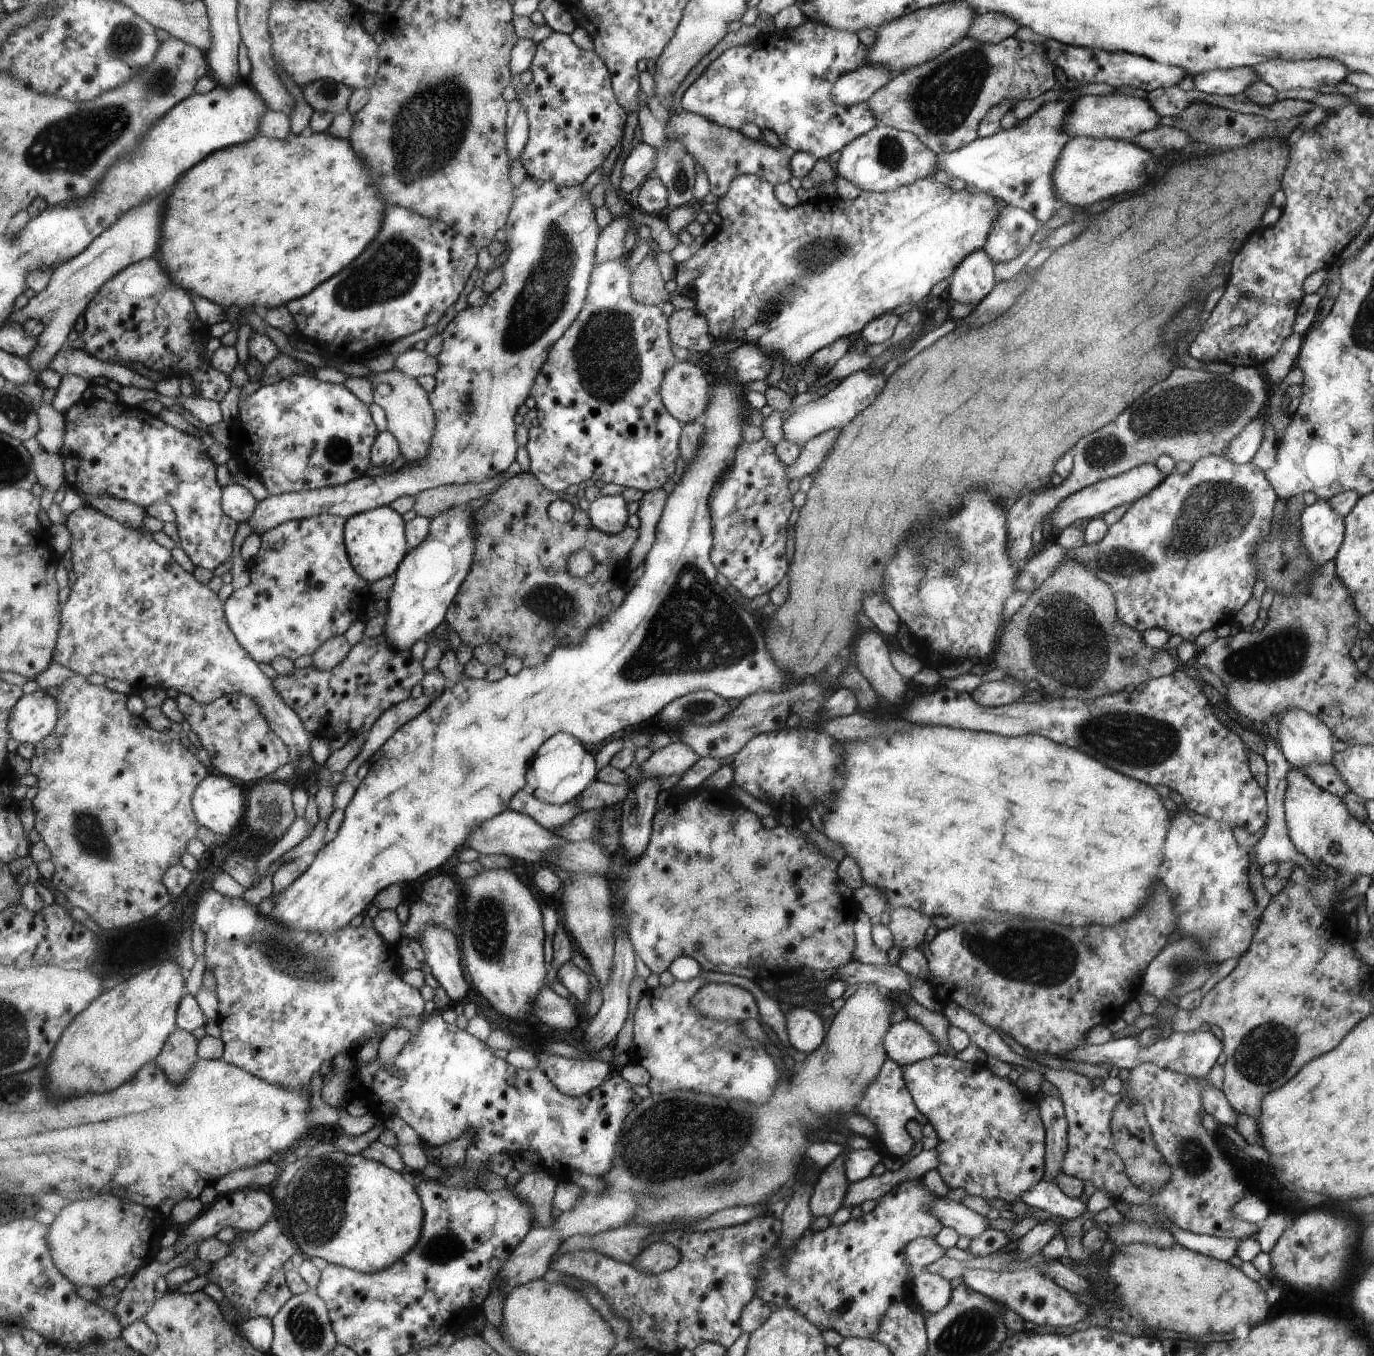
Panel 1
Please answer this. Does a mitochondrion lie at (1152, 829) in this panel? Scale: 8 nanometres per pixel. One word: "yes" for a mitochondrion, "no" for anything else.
no

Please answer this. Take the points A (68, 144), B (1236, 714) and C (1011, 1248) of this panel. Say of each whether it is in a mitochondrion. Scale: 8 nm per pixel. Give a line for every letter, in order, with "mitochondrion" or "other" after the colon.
A: mitochondrion
B: other
C: other

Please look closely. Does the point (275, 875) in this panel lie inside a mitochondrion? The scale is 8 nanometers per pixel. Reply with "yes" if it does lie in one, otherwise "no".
no

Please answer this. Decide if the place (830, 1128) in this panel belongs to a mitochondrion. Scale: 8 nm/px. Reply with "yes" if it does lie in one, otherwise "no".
no

